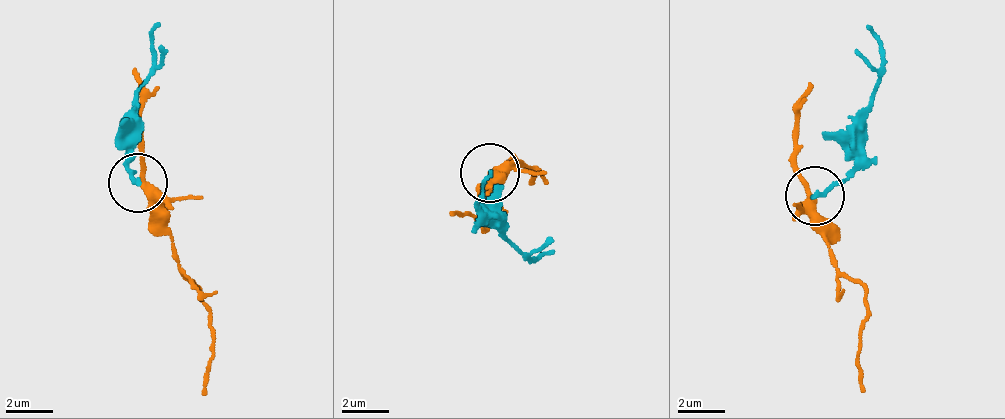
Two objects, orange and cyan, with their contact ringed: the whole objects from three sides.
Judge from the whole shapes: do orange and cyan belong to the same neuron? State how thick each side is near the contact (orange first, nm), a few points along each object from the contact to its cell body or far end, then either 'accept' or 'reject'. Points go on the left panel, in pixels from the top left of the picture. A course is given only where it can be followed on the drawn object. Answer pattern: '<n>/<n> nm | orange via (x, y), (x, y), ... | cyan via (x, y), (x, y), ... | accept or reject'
320/180 nm | orange via (138, 184), (206, 309), (214, 354), (203, 396) | cyan via (138, 184), (130, 154), (130, 113), (154, 64), (160, 21) | reject

